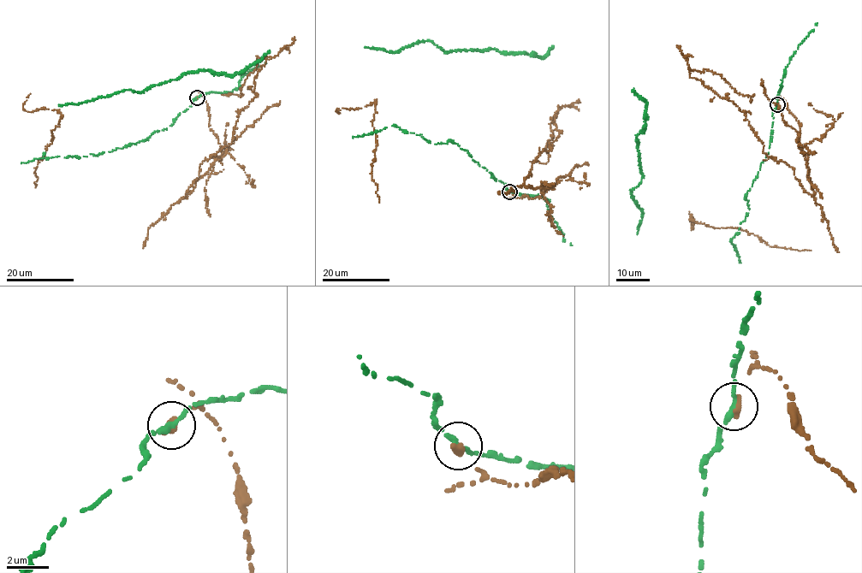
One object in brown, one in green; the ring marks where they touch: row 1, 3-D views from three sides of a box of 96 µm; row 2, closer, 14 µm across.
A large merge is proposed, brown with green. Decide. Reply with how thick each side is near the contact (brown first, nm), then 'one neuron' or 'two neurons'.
400/240 nm | two neurons

